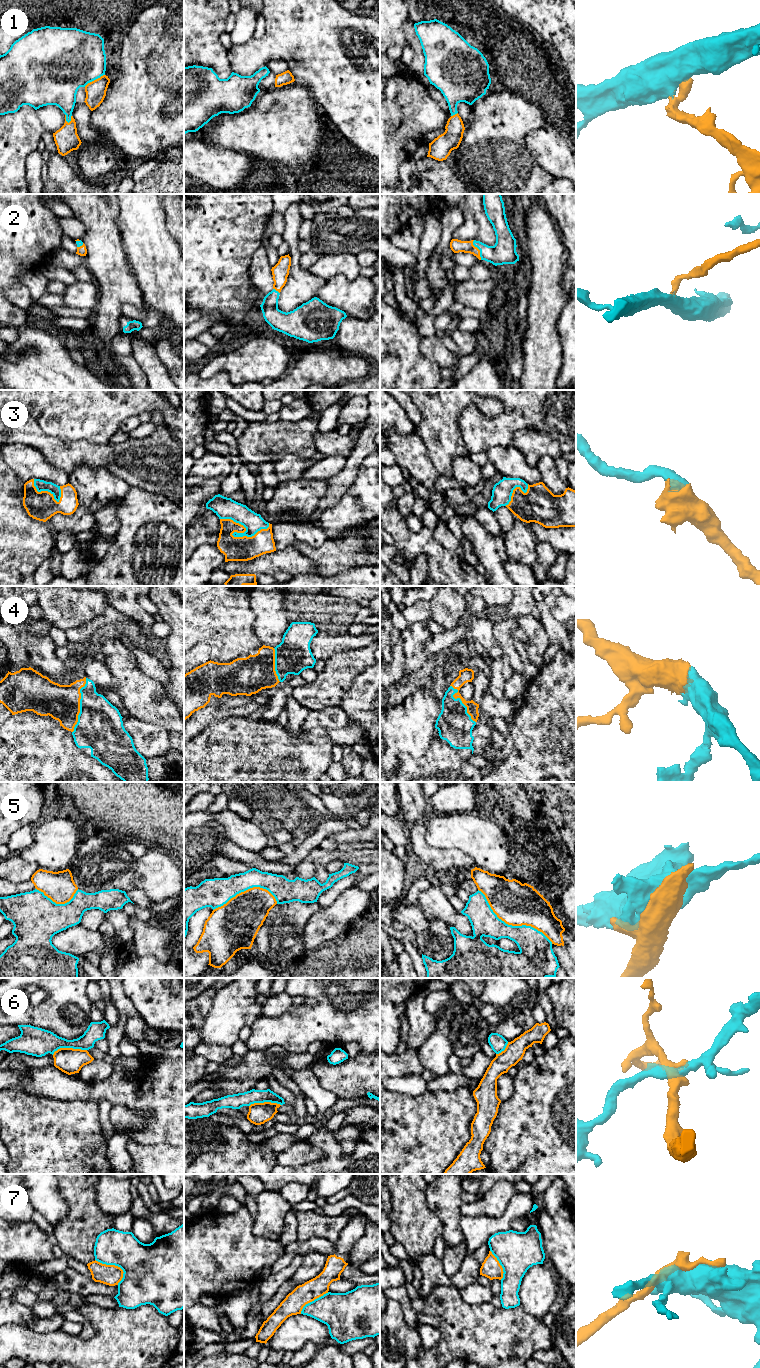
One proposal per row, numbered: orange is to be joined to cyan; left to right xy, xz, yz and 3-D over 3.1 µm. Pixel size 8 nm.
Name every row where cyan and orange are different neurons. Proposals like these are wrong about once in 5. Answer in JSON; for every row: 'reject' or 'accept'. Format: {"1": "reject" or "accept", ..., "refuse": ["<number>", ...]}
{"1": "accept", "2": "accept", "3": "accept", "4": "accept", "5": "reject", "6": "reject", "7": "reject", "refuse": ["5", "6", "7"]}

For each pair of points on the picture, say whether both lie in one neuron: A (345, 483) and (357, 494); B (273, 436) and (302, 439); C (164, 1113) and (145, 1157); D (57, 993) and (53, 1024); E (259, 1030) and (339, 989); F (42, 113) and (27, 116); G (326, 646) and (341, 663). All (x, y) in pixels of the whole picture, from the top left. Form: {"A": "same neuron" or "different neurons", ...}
{"A": "different neurons", "B": "same neuron", "C": "different neurons", "D": "same neuron", "E": "same neuron", "F": "different neurons", "G": "different neurons"}

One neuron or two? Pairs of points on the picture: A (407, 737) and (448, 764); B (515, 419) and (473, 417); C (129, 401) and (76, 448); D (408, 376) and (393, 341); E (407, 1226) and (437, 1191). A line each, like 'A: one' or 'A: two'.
A: two
B: one
C: two
D: one
E: two

